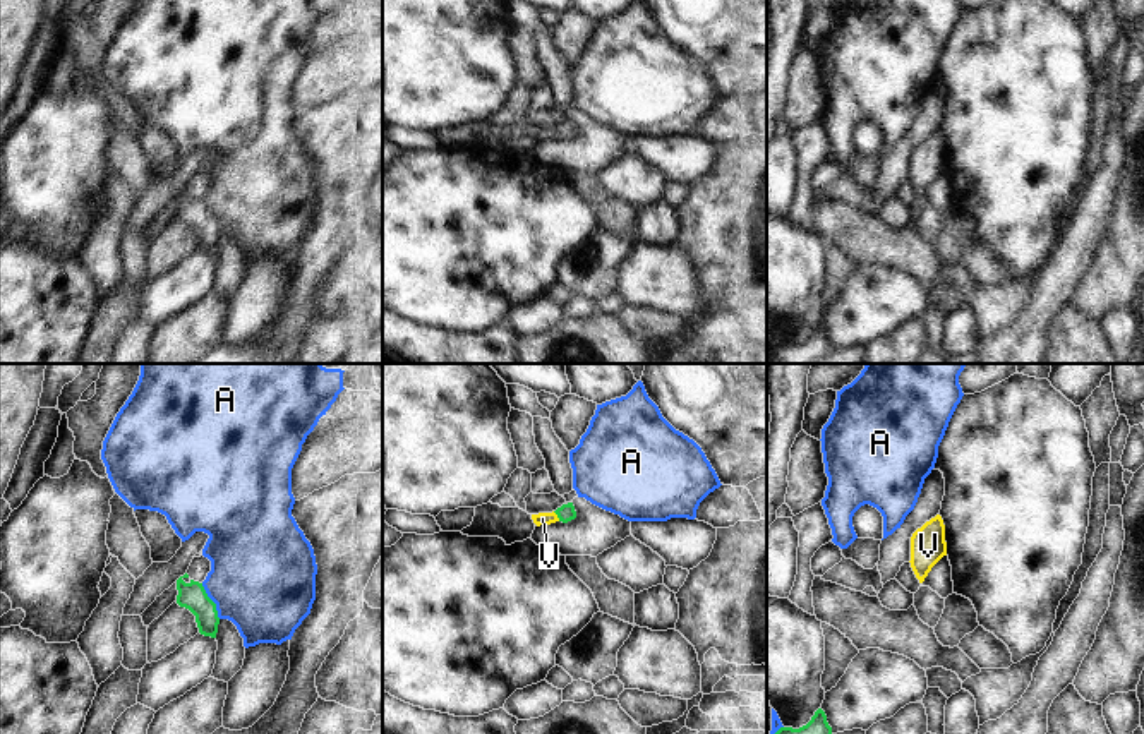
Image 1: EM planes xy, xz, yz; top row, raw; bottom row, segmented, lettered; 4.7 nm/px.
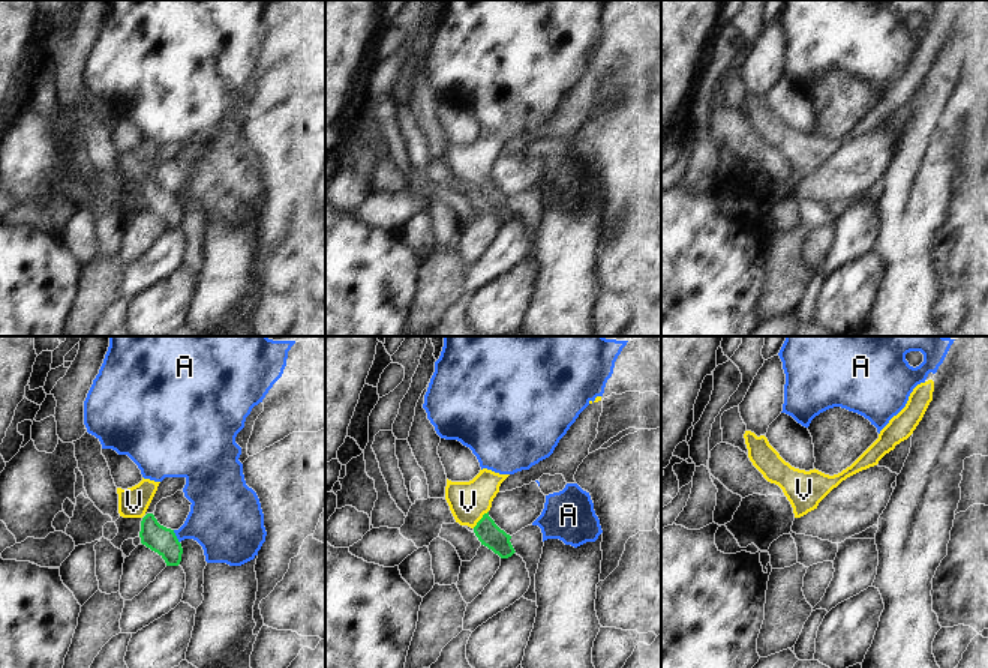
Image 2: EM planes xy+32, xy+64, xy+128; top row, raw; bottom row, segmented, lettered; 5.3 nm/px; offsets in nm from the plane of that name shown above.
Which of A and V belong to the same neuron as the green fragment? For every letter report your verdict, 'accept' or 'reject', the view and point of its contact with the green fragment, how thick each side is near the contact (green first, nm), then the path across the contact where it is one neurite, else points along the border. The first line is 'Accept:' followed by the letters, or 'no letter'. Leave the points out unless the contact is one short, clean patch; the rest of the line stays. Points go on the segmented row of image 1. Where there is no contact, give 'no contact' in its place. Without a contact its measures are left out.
Accept: V
A: reject | xy (211, 601) | 130/480 nm
V: accept | xz (558, 517) | 80/60 nm | across xz (566, 511), (558, 517), (542, 518)

